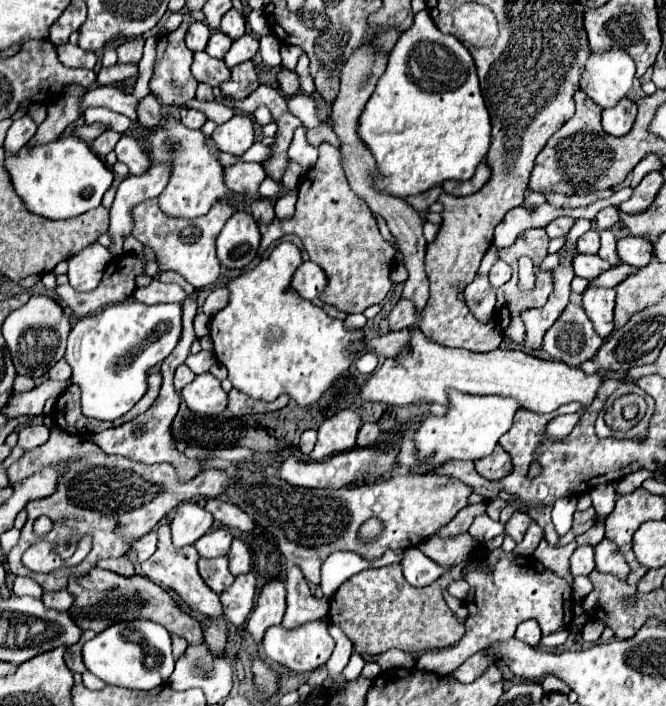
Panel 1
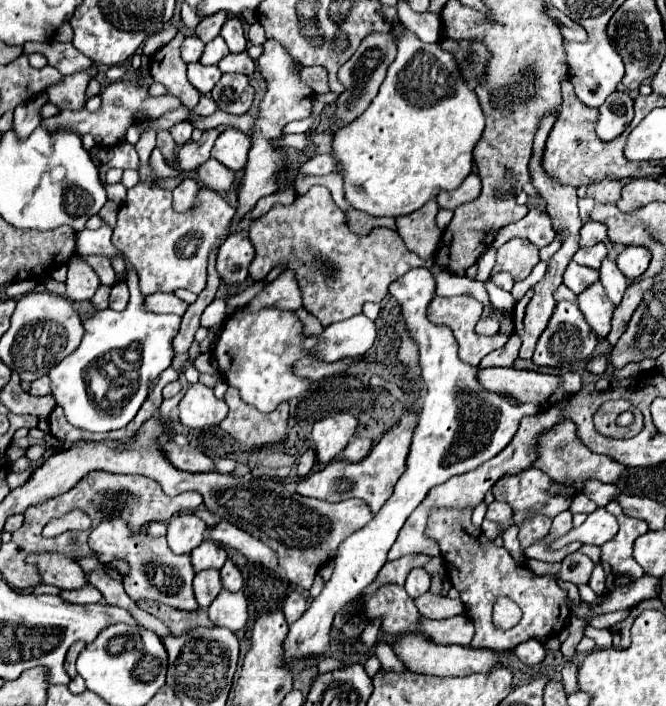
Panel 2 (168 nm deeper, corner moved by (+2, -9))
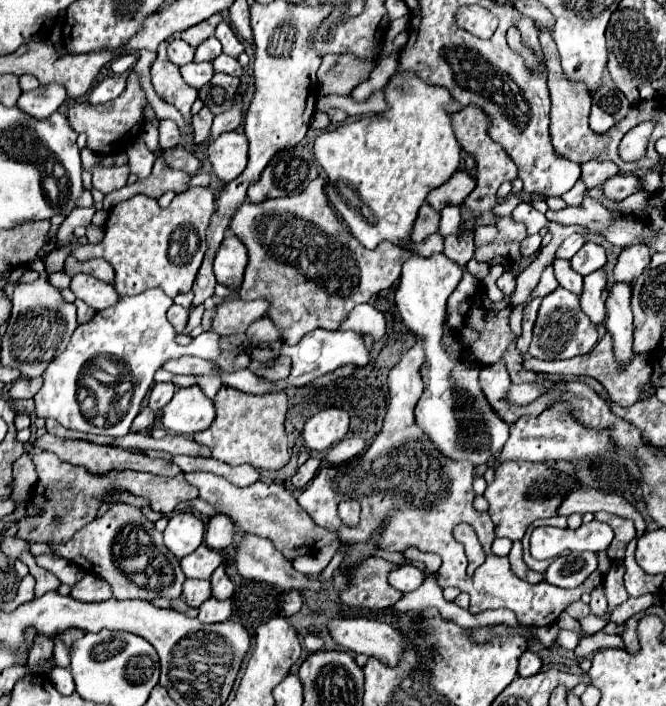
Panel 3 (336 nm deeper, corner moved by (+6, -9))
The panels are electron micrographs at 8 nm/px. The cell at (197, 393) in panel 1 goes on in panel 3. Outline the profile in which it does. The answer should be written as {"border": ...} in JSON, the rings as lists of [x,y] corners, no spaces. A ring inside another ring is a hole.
{"border":[[[191,385],[187,389],[179,389],[165,405],[161,423],[167,431],[179,435],[193,435],[207,429],[213,419],[215,409],[211,399],[207,399],[197,385]]]}

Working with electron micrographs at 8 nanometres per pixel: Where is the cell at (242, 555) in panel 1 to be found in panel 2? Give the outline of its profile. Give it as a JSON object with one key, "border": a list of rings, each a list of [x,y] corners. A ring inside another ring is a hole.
{"border":[[[227,559],[221,569],[221,581],[223,581],[223,587],[229,591],[239,591],[243,587],[243,577],[231,559]]]}

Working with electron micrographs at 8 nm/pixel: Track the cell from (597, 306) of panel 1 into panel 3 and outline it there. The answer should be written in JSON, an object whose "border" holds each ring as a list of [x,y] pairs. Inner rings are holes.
{"border":[[[597,269],[593,271],[593,275],[585,277],[581,293],[581,309],[595,325],[599,325],[605,319],[605,299],[607,299],[607,273],[605,269]]]}

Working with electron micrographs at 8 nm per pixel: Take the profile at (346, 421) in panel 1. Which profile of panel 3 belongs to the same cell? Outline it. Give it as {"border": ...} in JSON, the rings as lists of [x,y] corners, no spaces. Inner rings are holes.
{"border":[[[323,409],[303,425],[303,443],[311,451],[325,451],[349,431],[349,415],[343,409]]]}

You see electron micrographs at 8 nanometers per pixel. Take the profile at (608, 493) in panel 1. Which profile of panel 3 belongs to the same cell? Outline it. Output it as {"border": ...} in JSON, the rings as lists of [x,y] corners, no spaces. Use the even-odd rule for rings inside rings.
{"border":[[[591,521],[579,529],[537,527],[531,535],[531,555],[535,559],[553,559],[561,551],[605,551],[613,541],[613,529],[607,523]]]}

